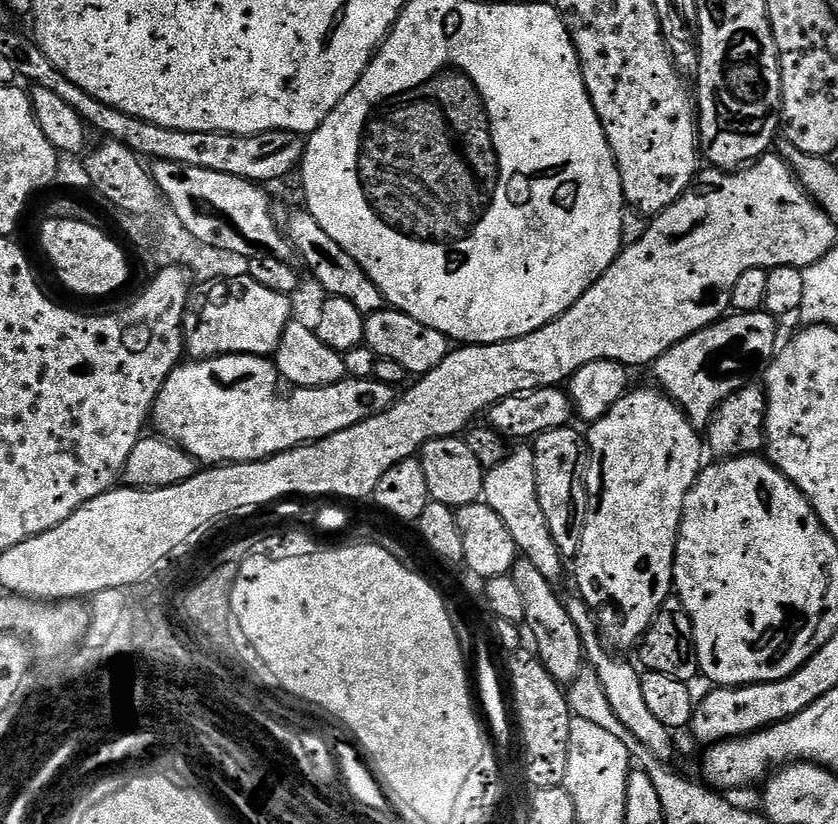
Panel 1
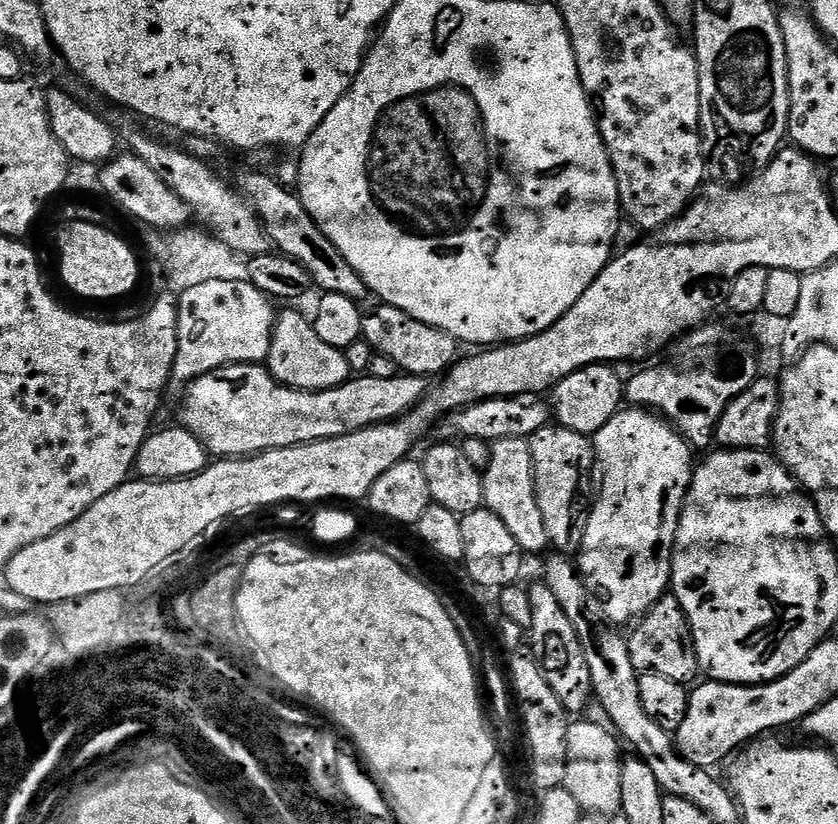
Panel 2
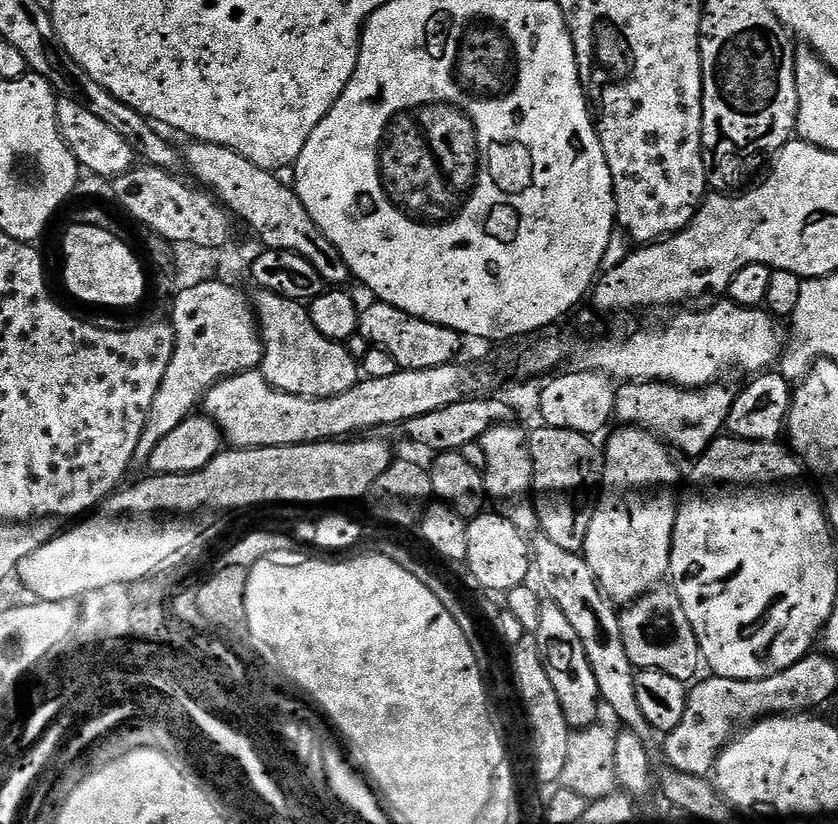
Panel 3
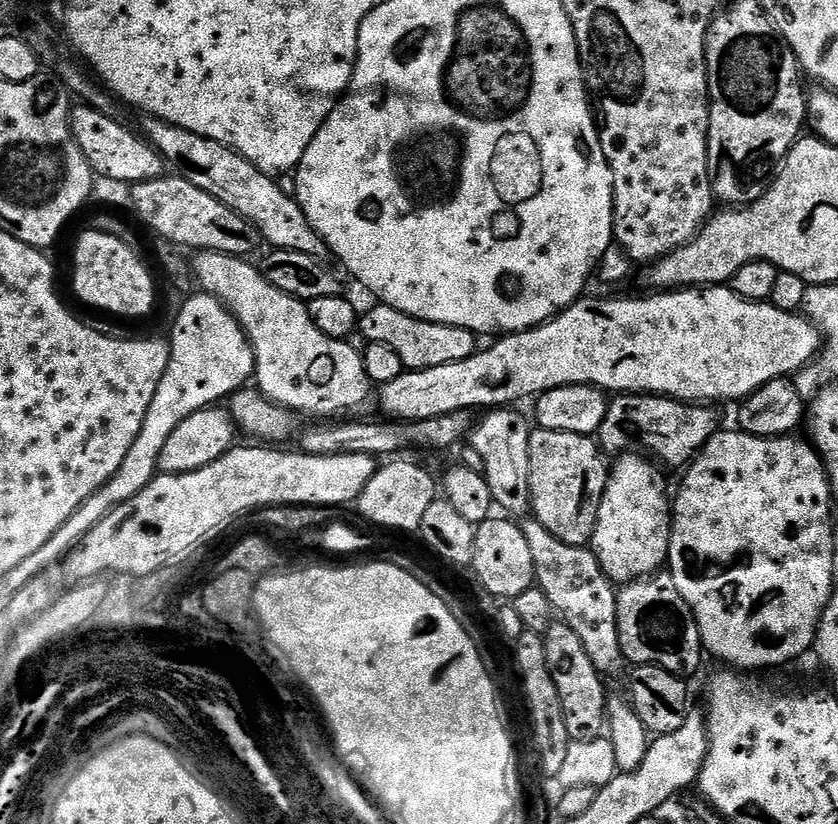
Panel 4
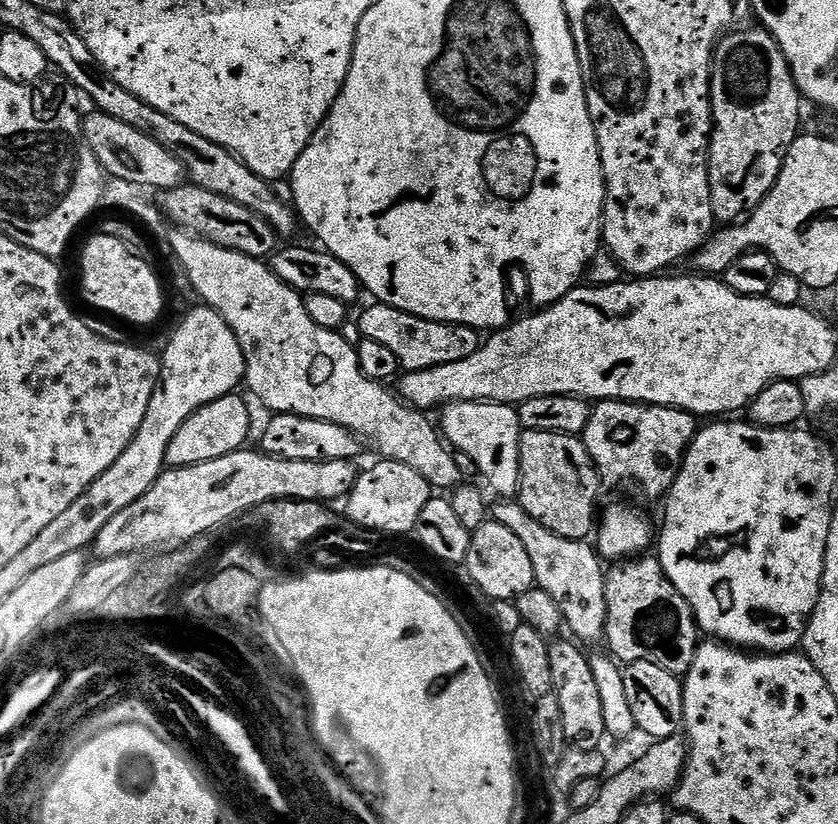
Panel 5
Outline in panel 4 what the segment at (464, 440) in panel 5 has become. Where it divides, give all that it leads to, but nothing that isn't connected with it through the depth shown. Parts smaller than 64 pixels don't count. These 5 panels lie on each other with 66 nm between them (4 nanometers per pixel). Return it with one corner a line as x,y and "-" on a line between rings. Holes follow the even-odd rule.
505,406
483,413
480,421
473,423
470,428
470,446
482,454
484,463
484,477
490,486
492,503
497,509
505,508
508,512
529,511
532,499
530,498
530,434
533,429
528,425
528,420
520,412
512,412
511,407

